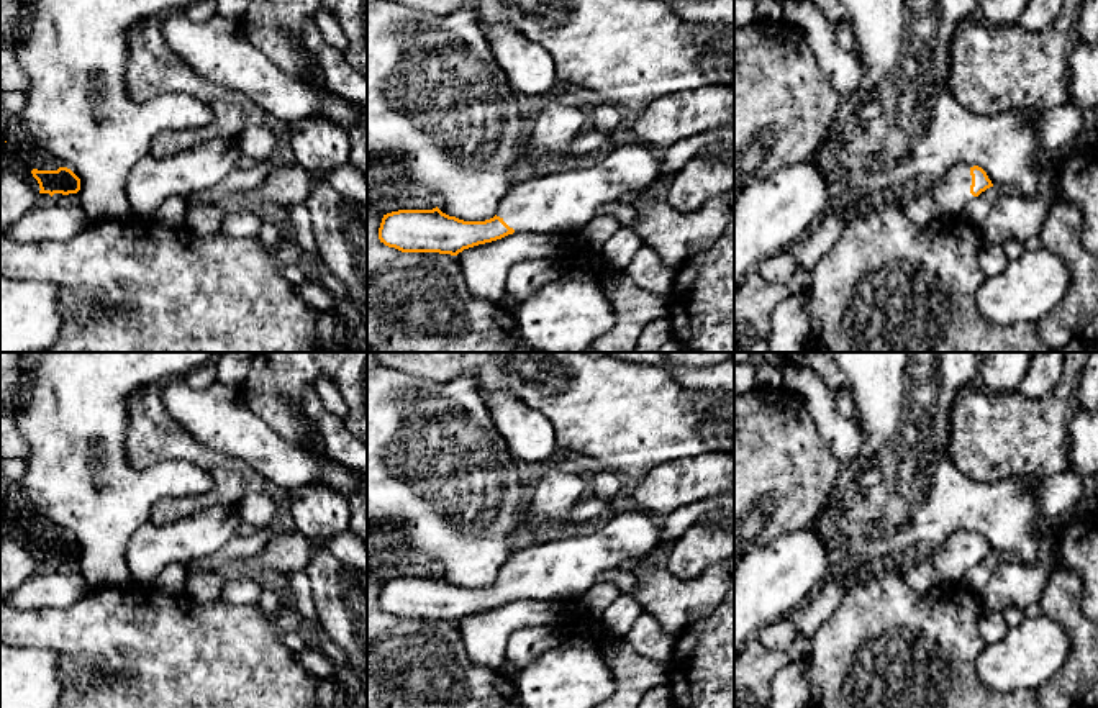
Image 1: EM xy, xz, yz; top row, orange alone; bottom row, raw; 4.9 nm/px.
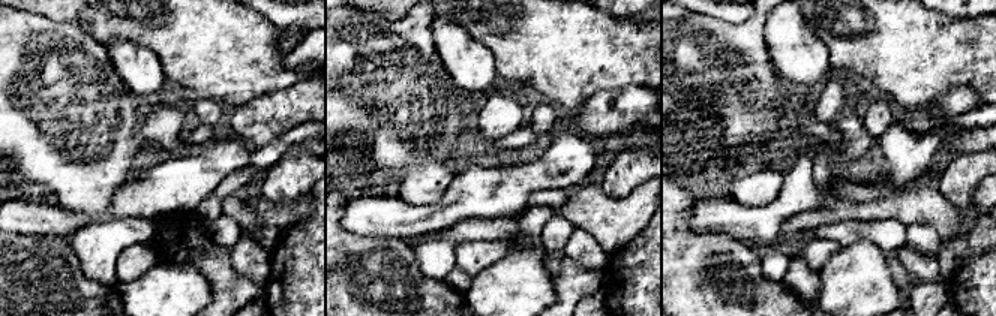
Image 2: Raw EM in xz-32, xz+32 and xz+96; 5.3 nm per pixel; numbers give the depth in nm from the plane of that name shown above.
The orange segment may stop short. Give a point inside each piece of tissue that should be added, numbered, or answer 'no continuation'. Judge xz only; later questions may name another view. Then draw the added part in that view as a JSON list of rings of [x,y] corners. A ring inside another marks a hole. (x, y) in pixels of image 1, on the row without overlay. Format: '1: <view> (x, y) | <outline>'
1: xz (564, 569) | [[[623,511],[588,536],[542,544],[523,544],[501,565],[497,577],[515,600],[577,600],[601,572],[651,556],[659,546],[662,520],[644,511]]]

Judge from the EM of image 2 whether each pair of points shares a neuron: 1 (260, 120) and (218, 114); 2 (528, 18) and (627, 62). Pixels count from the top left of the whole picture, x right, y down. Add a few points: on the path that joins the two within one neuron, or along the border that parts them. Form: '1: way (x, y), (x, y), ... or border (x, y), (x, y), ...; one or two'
1: border (228, 111), (225, 117); two
2: way (552, 42), (564, 50), (603, 53); one

